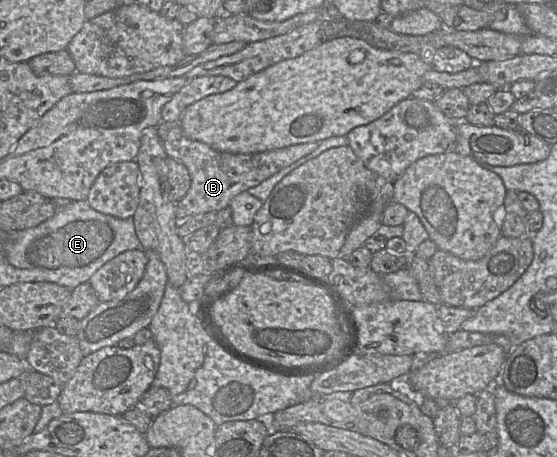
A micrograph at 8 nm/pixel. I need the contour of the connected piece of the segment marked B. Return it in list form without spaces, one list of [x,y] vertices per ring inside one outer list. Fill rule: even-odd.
[[[178,123],[169,124],[163,142],[167,156],[181,162],[188,169],[191,185],[187,194],[175,203],[177,219],[206,212],[218,212],[230,205],[231,200],[241,192],[259,185],[285,167],[313,152],[319,142],[290,145],[259,153],[235,154],[216,150],[206,143],[184,136]]]

